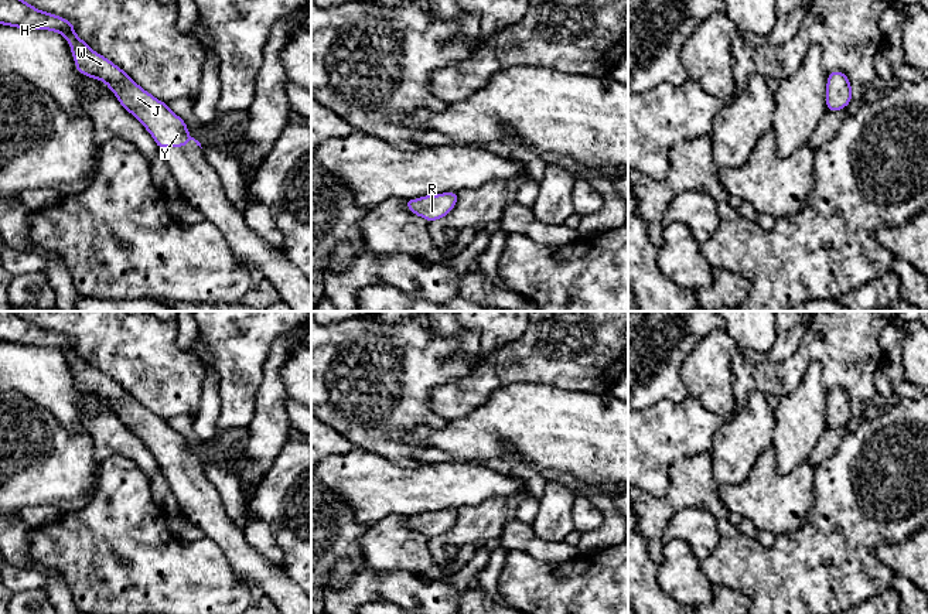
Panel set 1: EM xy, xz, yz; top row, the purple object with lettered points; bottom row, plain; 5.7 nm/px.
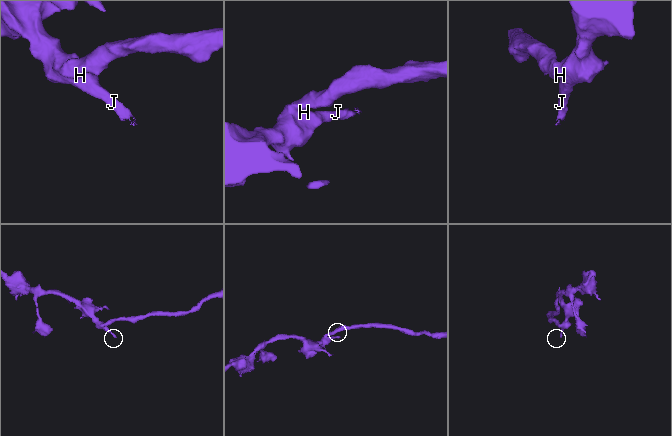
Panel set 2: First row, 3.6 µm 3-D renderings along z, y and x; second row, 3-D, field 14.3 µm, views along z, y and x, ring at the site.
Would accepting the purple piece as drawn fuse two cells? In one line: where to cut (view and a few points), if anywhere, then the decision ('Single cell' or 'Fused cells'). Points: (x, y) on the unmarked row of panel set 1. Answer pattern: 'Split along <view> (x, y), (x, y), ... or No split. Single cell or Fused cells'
No split. Single cell

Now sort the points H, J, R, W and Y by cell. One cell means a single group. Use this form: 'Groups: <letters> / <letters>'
Groups: H J R W Y

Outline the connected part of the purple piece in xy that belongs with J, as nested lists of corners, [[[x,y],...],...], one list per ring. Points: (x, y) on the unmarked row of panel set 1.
[[[0,311],[0,341],[18,344],[23,347],[48,347],[62,351],[71,362],[71,371],[76,382],[76,389],[105,399],[108,405],[116,410],[115,415],[120,419],[120,422],[146,444],[158,465],[173,463],[185,464],[190,457],[194,457],[197,463],[201,464],[201,460],[190,453],[187,440],[174,429],[171,429],[167,420],[154,415],[140,402],[137,402],[123,386],[120,386],[106,373],[93,368],[83,357],[76,352],[71,338],[52,330],[41,328],[25,320],[17,311]]]

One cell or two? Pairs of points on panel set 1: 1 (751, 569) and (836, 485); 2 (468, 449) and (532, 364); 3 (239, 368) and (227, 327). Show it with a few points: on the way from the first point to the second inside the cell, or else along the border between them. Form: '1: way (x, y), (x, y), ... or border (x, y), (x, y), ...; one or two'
1: way (780, 569), (836, 514); one
2: border (550, 385), (511, 382), (495, 389), (488, 396); two
3: way (239, 358), (239, 340), (236, 337); one

